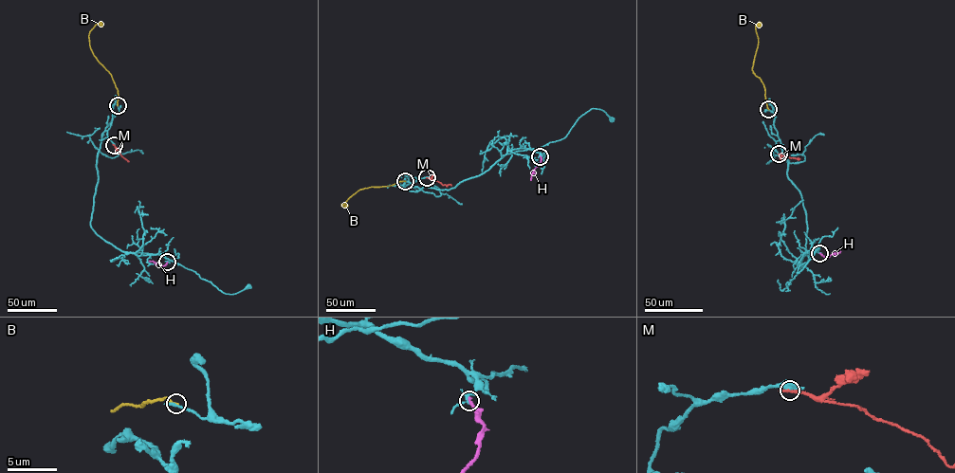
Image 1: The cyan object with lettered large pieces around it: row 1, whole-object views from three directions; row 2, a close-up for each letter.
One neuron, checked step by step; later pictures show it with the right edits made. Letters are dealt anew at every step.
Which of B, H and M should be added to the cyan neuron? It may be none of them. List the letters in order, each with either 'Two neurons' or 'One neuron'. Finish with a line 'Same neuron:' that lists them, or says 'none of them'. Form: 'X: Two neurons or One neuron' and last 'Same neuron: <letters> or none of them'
B: Two neurons
H: Two neurons
M: Two neurons
Same neuron: none of them

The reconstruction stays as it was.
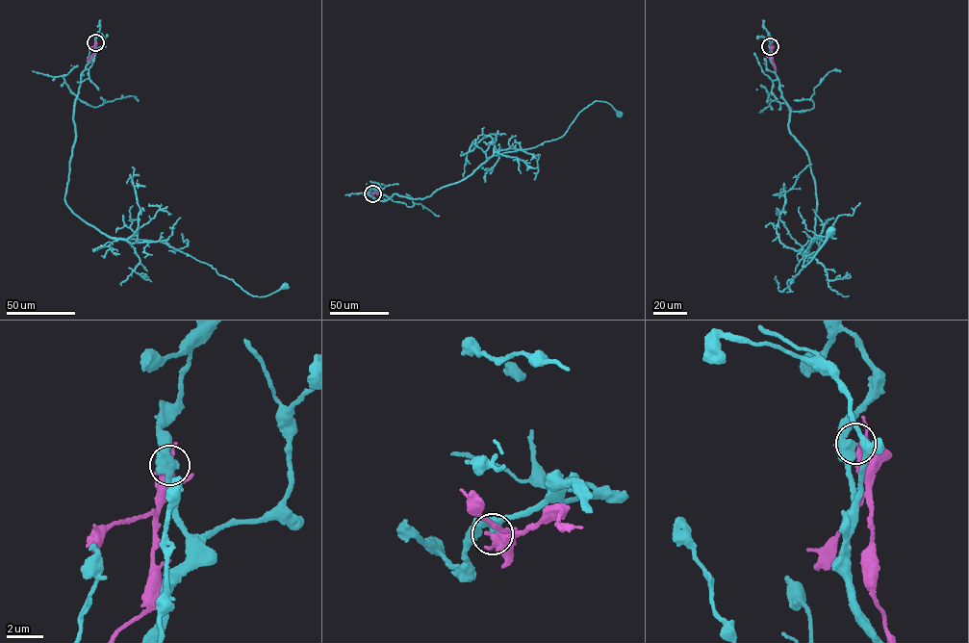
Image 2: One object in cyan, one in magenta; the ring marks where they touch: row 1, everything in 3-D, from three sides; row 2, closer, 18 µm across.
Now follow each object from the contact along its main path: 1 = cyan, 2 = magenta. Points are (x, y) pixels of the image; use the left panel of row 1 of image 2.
1: (95, 42), (74, 107), (69, 208), (110, 237), (165, 243), (252, 295), (285, 285)
2: (95, 42), (94, 53), (87, 62)

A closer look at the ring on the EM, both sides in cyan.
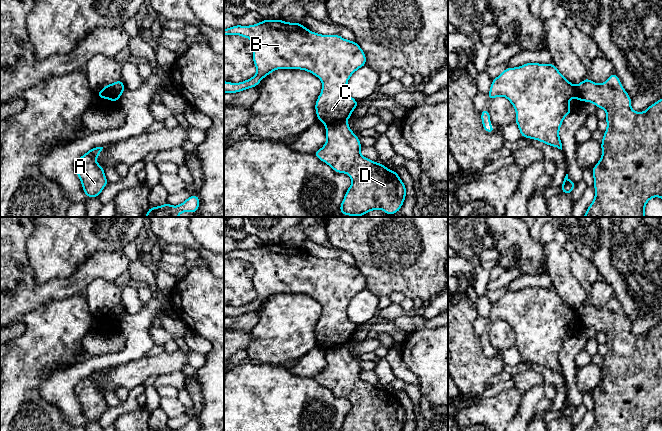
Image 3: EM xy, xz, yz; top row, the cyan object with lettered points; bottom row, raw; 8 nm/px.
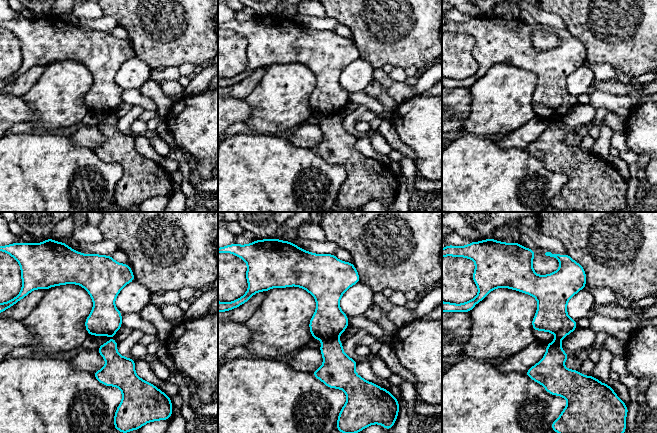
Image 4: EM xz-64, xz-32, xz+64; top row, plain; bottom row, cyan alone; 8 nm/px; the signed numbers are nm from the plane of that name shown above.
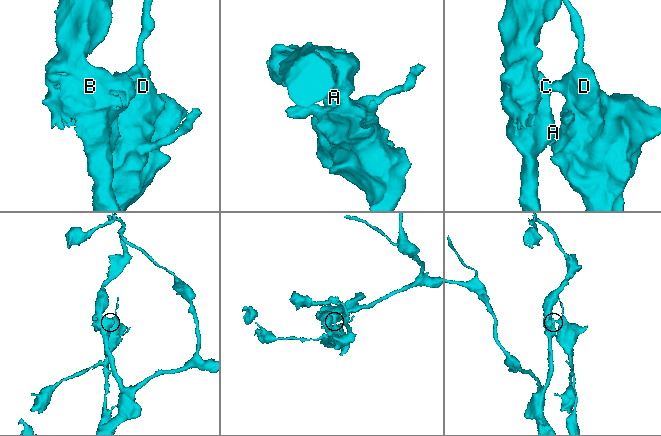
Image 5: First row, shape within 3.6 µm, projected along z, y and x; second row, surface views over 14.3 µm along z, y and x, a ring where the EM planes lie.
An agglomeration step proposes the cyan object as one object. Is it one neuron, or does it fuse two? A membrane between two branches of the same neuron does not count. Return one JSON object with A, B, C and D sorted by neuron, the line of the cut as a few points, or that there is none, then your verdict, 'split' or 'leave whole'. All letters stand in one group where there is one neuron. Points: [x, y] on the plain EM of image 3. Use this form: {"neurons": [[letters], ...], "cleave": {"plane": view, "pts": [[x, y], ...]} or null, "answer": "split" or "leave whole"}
{"neurons": [["A", "B", "C"], ["D"]], "cleave": {"plane": "xz", "pts": [[345, 344], [325, 349]]}, "answer": "split"}

